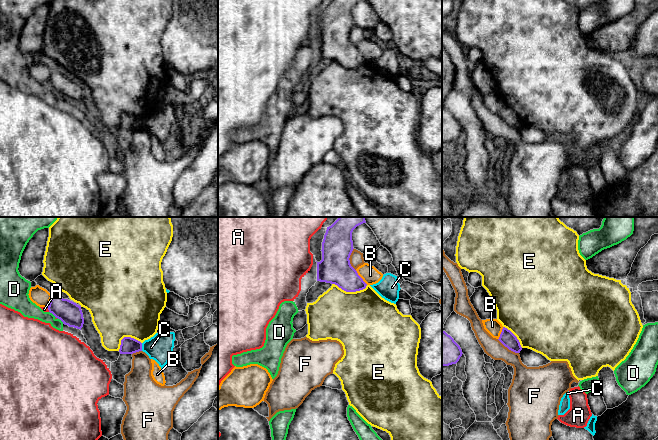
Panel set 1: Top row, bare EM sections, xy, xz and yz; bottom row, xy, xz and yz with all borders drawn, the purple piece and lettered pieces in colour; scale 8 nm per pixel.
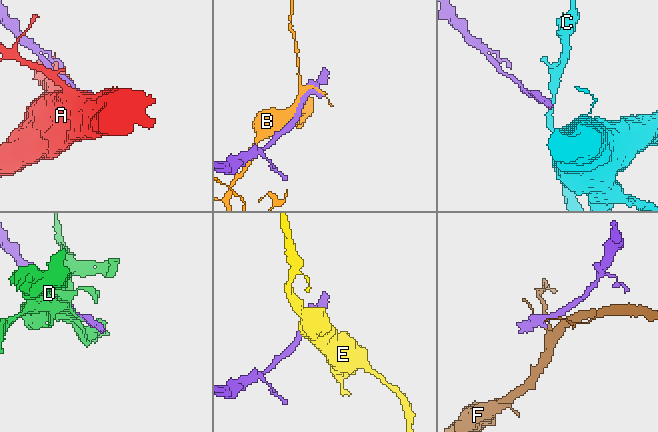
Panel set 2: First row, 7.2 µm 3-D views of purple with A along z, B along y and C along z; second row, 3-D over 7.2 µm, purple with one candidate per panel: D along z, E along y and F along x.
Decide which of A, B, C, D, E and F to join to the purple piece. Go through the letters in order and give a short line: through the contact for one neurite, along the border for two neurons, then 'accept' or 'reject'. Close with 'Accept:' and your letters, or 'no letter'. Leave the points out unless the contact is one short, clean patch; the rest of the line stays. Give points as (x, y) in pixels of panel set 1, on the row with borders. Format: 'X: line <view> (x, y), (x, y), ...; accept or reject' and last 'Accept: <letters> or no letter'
A: line xy (47, 308), (49, 311); reject
B: reject
C: line xy (141, 343), (142, 350); reject
D: reject
E: reject
F: reject
Accept: no letter

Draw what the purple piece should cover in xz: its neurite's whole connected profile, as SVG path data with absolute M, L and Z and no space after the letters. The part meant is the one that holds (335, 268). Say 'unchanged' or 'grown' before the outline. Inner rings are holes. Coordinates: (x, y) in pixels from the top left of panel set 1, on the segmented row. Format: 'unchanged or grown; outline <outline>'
unchanged; outline M339 217L327 227L322 242L322 260L317 262L317 281L337 285L346 292L356 292L367 284L350 264L353 251L352 232L366 223L365 217Z

